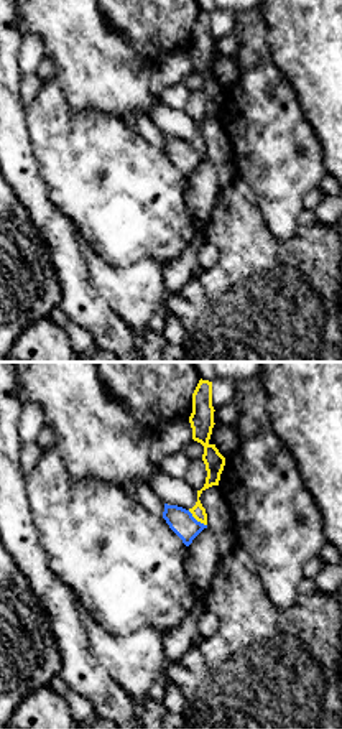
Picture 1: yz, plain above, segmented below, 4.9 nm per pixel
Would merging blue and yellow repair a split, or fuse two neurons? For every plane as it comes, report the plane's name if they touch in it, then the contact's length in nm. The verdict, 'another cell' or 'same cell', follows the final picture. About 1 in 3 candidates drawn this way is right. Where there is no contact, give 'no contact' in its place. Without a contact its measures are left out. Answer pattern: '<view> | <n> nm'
yz | 120 nm

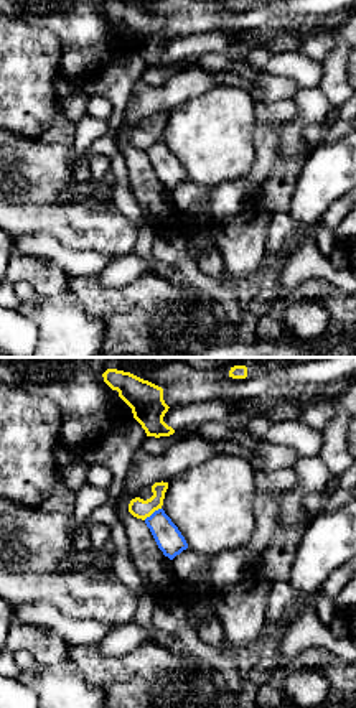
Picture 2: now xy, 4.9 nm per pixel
xy | 110 nm

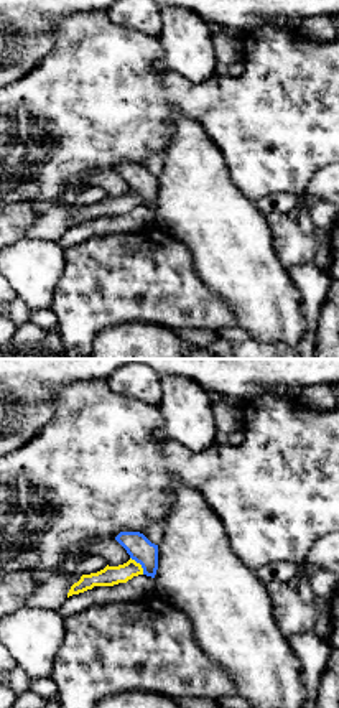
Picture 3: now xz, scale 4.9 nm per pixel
xz | 110 nm

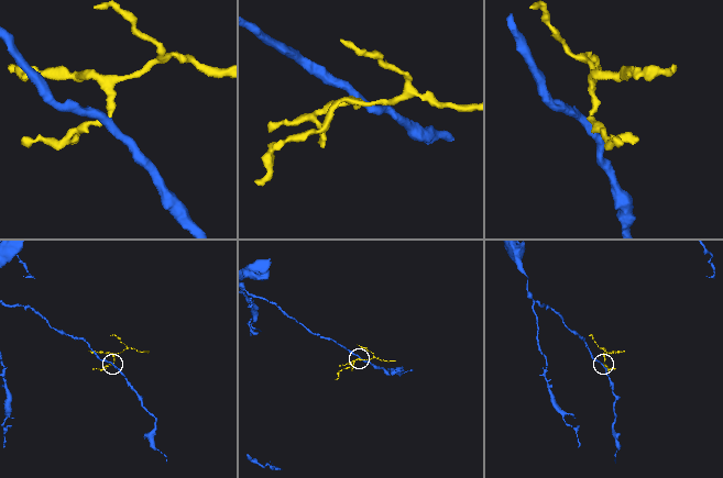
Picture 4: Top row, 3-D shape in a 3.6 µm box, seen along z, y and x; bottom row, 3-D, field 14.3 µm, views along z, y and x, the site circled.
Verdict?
another cell

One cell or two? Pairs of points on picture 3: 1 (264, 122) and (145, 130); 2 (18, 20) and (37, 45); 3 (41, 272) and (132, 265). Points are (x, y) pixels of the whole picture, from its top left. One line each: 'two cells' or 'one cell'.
1: one cell
2: one cell
3: two cells

